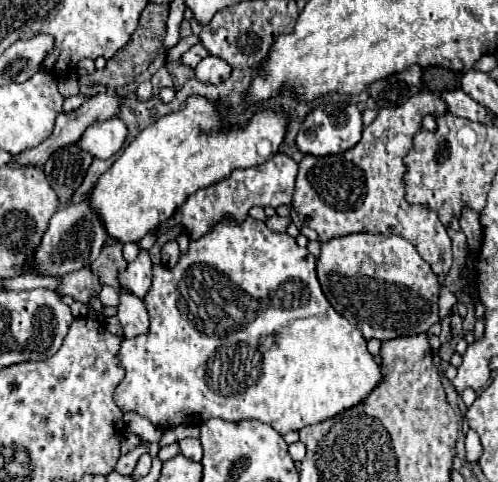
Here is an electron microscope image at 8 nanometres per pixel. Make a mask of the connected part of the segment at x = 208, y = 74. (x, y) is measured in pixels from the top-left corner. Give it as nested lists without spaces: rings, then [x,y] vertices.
[[[213,55],[205,57],[195,67],[195,79],[201,81],[201,83],[213,83],[213,85],[217,85],[217,83],[225,81],[229,75],[231,75],[231,67],[223,59],[213,57]]]

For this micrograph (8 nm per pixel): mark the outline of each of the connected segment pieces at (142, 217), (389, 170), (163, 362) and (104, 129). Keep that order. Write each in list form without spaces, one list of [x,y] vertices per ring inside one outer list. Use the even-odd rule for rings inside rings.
[[[189,97],[185,109],[165,115],[157,119],[153,125],[145,127],[133,143],[117,157],[117,161],[95,181],[87,201],[91,209],[99,215],[105,231],[109,237],[113,237],[119,243],[137,243],[141,241],[155,225],[167,221],[173,213],[175,207],[183,205],[189,195],[193,195],[197,189],[209,187],[221,179],[225,179],[233,169],[245,169],[253,167],[259,163],[265,163],[269,155],[259,153],[259,143],[261,141],[271,141],[271,155],[275,155],[283,143],[287,129],[287,119],[281,113],[275,113],[271,109],[259,111],[253,115],[249,125],[245,129],[227,129],[223,119],[219,119],[217,109],[213,107],[211,101],[203,97]]]
[[[419,91],[397,109],[379,109],[375,121],[363,129],[361,141],[343,155],[305,155],[299,161],[293,195],[293,209],[301,223],[315,229],[321,243],[351,233],[399,235],[415,245],[435,275],[445,275],[451,269],[451,239],[435,211],[407,203],[403,187],[403,171],[407,171],[403,155],[411,151],[411,139],[421,131],[423,117],[445,113],[447,103],[439,95]]]
[[[247,215],[247,219],[243,223],[221,219],[219,223],[215,223],[215,227],[207,235],[203,235],[199,239],[189,239],[189,251],[181,253],[181,257],[173,269],[165,267],[165,265],[153,265],[151,289],[145,295],[145,303],[147,303],[147,311],[149,311],[149,331],[143,335],[135,335],[131,339],[123,337],[119,353],[117,353],[119,363],[125,369],[125,377],[117,385],[115,397],[113,397],[117,407],[121,411],[135,411],[135,413],[147,417],[153,425],[163,427],[163,429],[167,429],[167,425],[169,427],[177,427],[181,423],[191,425],[193,417],[197,423],[199,423],[199,417],[201,417],[201,421],[207,421],[211,417],[225,419],[225,421],[259,419],[259,421],[271,425],[277,433],[285,435],[287,431],[299,431],[305,425],[321,423],[349,407],[359,405],[381,381],[381,369],[375,363],[375,359],[371,357],[371,353],[367,351],[361,331],[355,325],[351,325],[345,317],[341,317],[331,307],[327,297],[323,295],[321,285],[317,281],[315,263],[317,263],[317,259],[307,249],[299,247],[295,237],[291,237],[289,233],[275,233],[275,231],[267,229],[267,225],[263,221],[257,221]]]
[[[115,117],[91,123],[91,127],[85,129],[77,145],[83,147],[83,151],[89,151],[97,159],[109,159],[123,147],[125,137],[127,137],[127,127],[119,117]]]

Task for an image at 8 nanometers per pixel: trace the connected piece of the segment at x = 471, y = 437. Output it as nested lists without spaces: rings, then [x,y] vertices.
[[[467,431],[467,437],[465,437],[465,455],[471,463],[477,463],[477,459],[481,457],[481,441],[479,441],[479,435],[475,431]]]

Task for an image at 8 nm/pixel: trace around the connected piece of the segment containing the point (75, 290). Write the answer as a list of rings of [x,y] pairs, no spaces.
[[[81,269],[75,273],[63,275],[63,285],[61,285],[59,293],[71,295],[75,301],[89,303],[91,295],[99,293],[99,287],[101,287],[101,281],[99,281],[97,273],[91,269]]]

